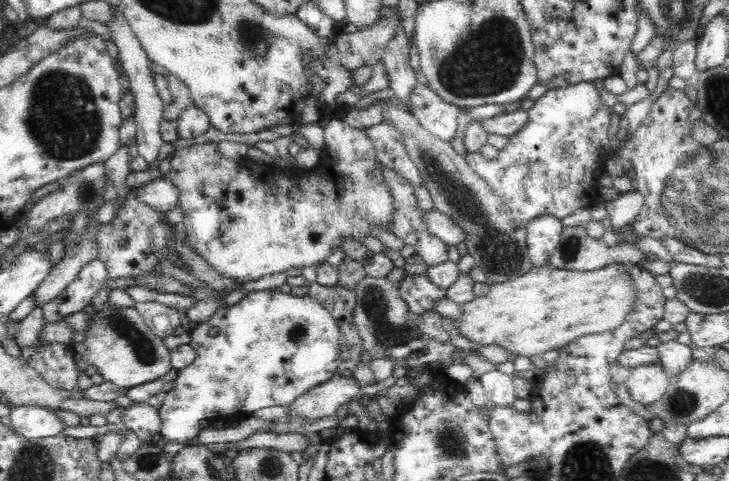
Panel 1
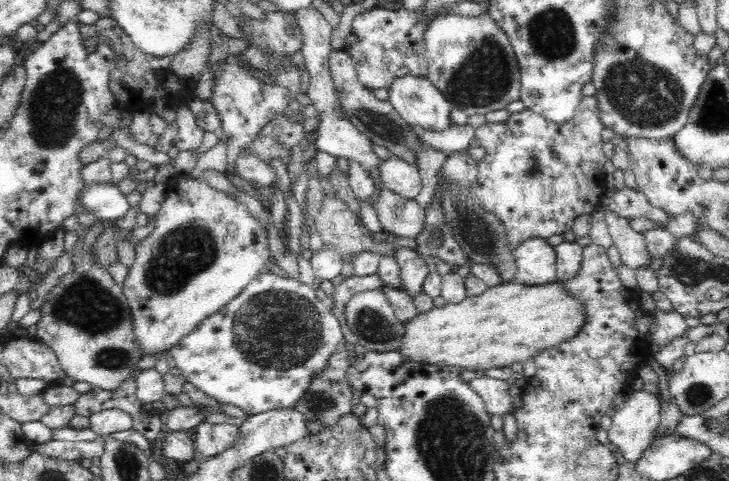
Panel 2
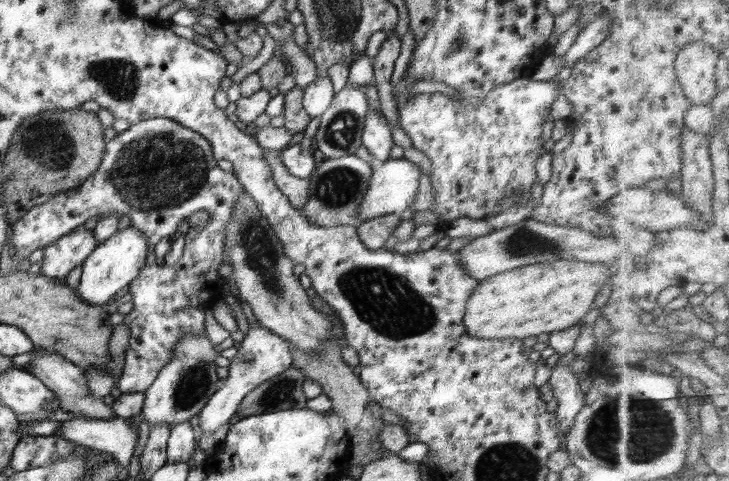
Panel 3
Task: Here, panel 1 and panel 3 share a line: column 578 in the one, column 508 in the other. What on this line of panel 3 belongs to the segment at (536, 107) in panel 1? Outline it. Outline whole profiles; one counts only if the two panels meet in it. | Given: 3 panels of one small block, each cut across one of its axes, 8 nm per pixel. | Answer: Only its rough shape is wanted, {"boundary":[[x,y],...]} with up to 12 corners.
{"boundary":[[560,83],[418,94],[401,128],[444,229],[525,205]]}

